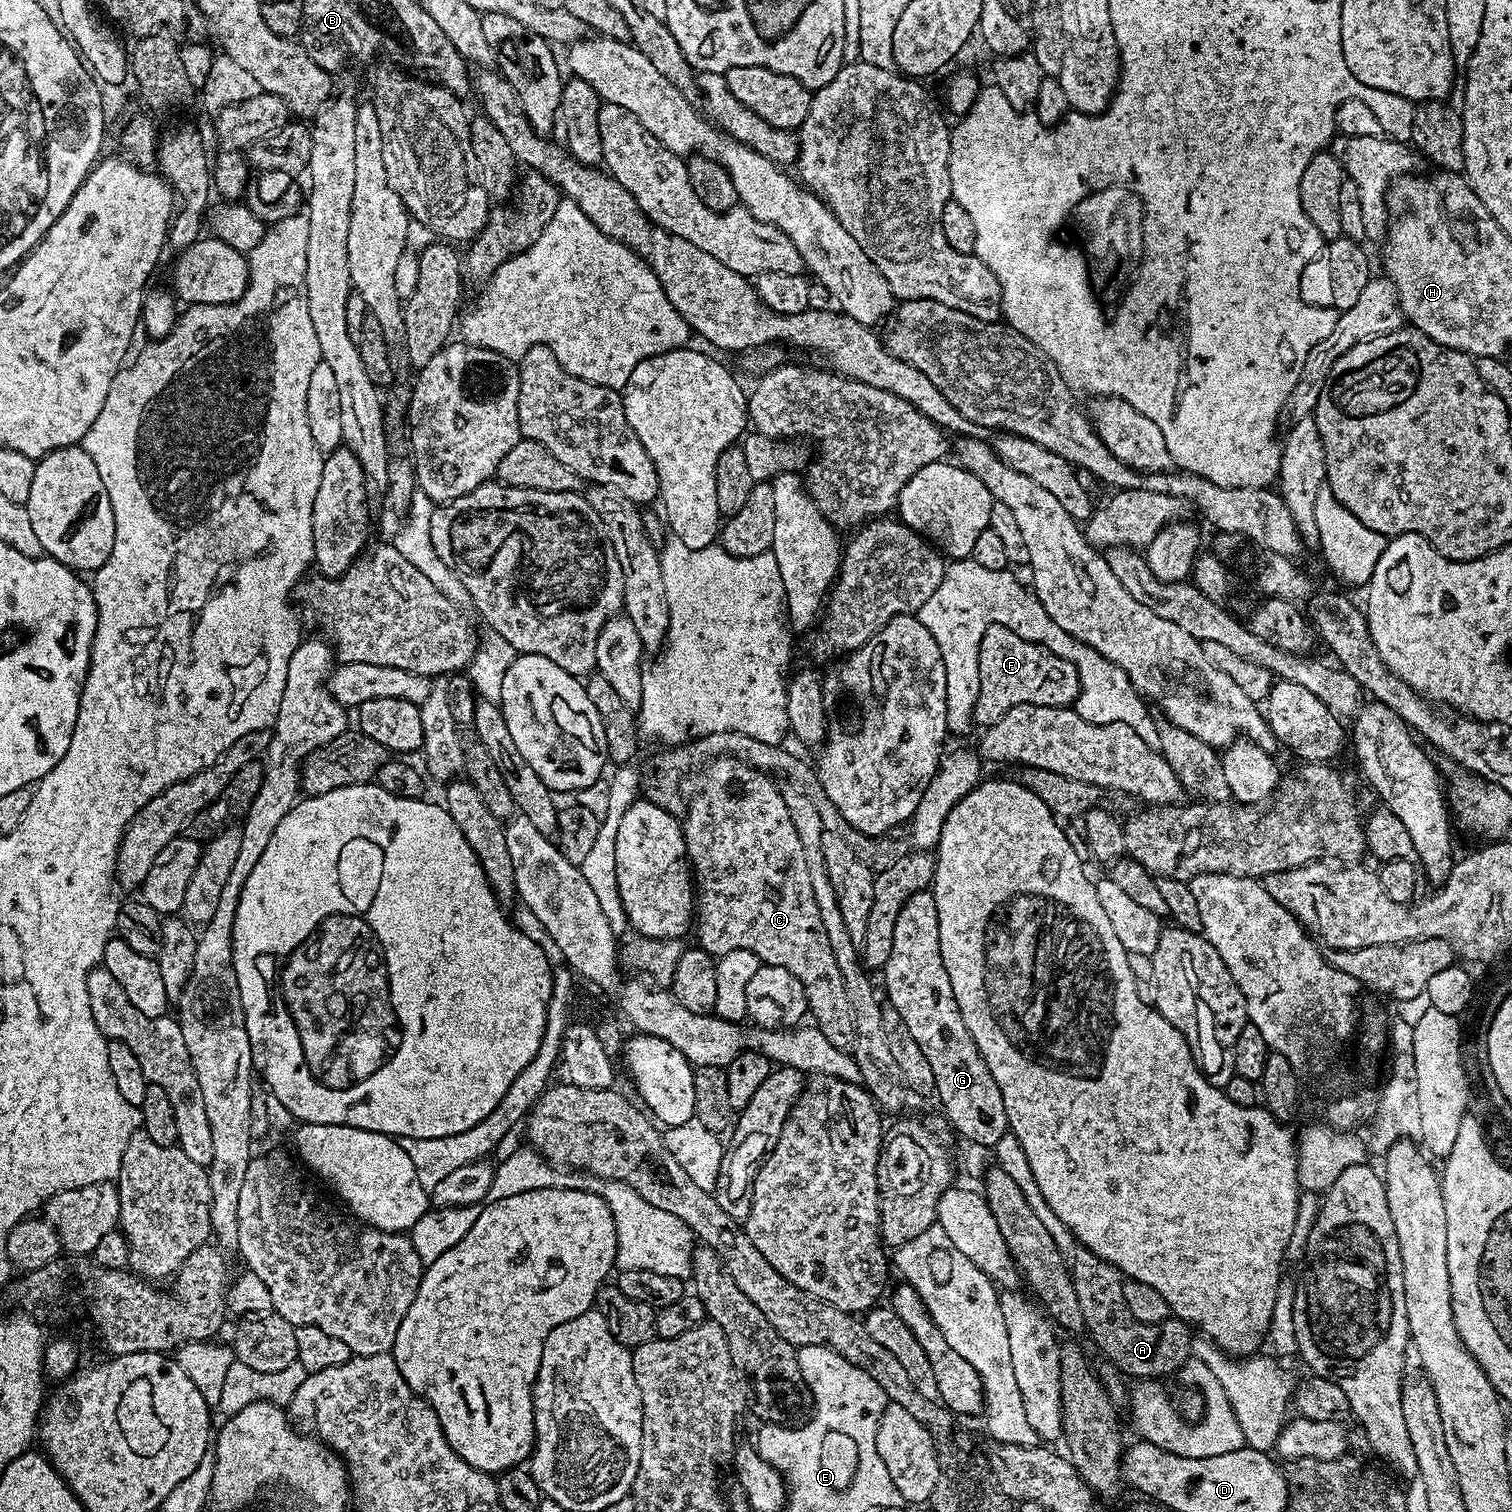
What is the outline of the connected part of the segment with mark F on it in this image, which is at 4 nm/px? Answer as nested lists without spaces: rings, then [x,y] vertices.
[[[1001,624],[990,625],[982,634],[976,704],[972,707],[977,725],[996,724],[1002,714],[1023,704],[1067,708],[1075,705],[1079,693],[1080,674],[1074,662],[1054,654],[1043,644],[1023,640]]]

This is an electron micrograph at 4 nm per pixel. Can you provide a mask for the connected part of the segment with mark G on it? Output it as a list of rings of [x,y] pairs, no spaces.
[[[931,891],[911,896],[894,922],[894,938],[890,958],[882,969],[884,988],[888,991],[887,1003],[900,1016],[911,1037],[926,1054],[936,1083],[935,1095],[940,1096],[943,1115],[955,1133],[973,1142],[994,1149],[1003,1135],[1010,1132],[1002,1090],[994,1082],[994,1074],[986,1066],[954,998],[950,974],[942,962],[938,942],[938,906],[934,906]]]

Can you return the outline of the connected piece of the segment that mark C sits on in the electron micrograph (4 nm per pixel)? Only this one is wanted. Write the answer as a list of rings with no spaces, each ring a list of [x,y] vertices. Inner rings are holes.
[[[723,756],[707,765],[700,780],[700,793],[687,801],[682,827],[694,873],[694,933],[700,939],[699,947],[713,958],[732,950],[748,950],[757,955],[761,964],[790,970],[806,990],[808,1010],[820,1032],[838,1050],[851,1053],[855,1046],[854,1014],[850,998],[846,998],[846,982],[842,982],[842,970],[834,962],[834,950],[830,950],[830,938],[826,938],[826,926],[822,926],[822,914],[818,914],[818,902],[814,902],[814,886],[810,886],[810,870],[806,870],[806,854],[802,854],[798,830],[790,822],[783,791],[776,789],[772,780],[775,779],[771,775],[733,756]]]

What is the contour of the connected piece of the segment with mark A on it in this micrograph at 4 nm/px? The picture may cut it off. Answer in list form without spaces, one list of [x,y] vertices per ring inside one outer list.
[[[1083,1246],[1077,1247],[1070,1256],[1070,1271],[1072,1273],[1072,1281],[1074,1282],[1074,1291],[1078,1294],[1078,1302],[1082,1305],[1082,1318],[1084,1319],[1084,1327],[1087,1335],[1092,1335],[1092,1340],[1098,1347],[1104,1351],[1103,1359],[1117,1368],[1125,1377],[1140,1376],[1136,1378],[1160,1378],[1156,1376],[1168,1376],[1171,1372],[1179,1373],[1184,1365],[1188,1363],[1192,1355],[1192,1338],[1194,1335],[1193,1329],[1185,1324],[1183,1320],[1169,1318],[1158,1322],[1157,1324],[1147,1324],[1146,1322],[1138,1322],[1138,1318],[1134,1318],[1134,1314],[1130,1314],[1130,1306],[1126,1306],[1126,1298],[1122,1295],[1122,1286],[1124,1285],[1125,1277],[1116,1269],[1113,1264],[1106,1262],[1102,1258],[1098,1258],[1098,1254],[1094,1254],[1089,1248]]]

